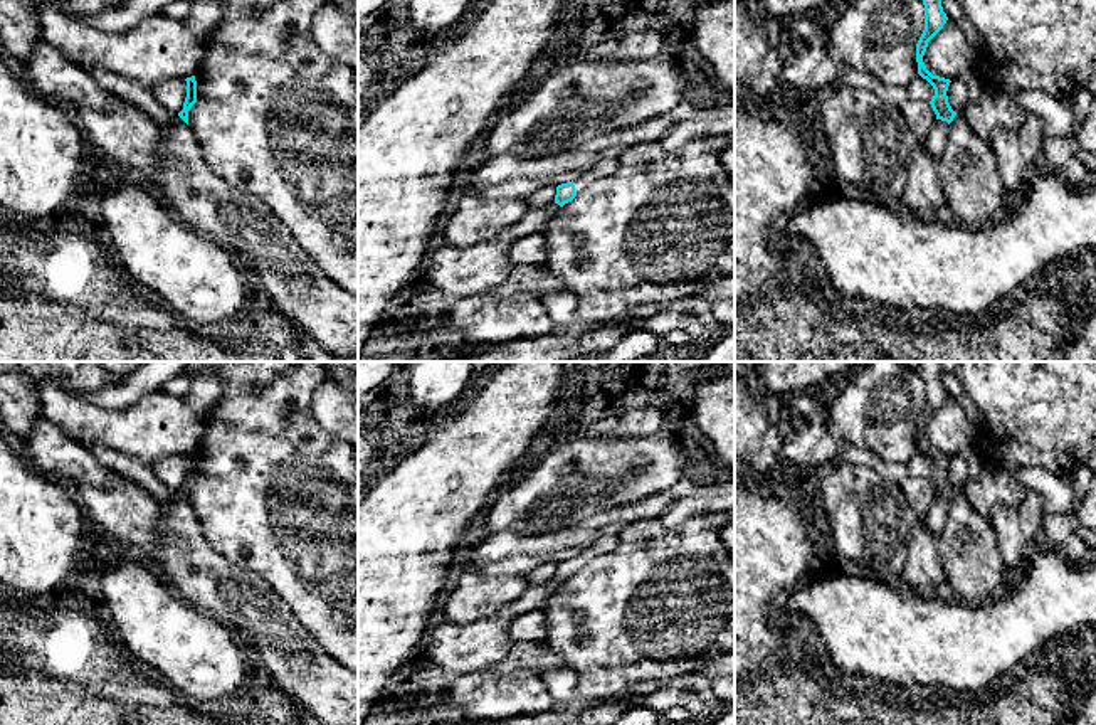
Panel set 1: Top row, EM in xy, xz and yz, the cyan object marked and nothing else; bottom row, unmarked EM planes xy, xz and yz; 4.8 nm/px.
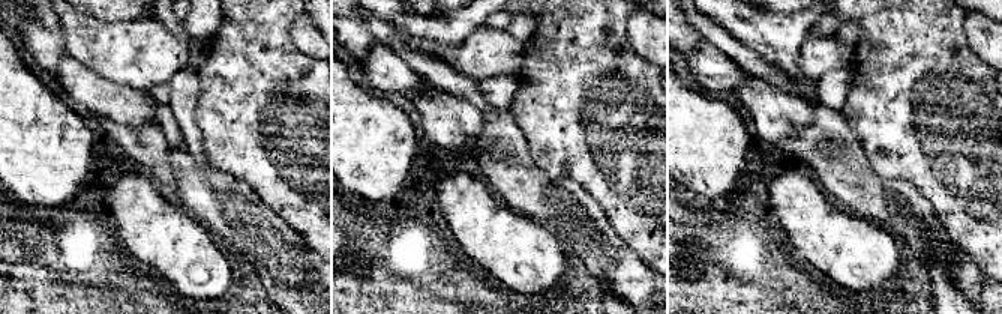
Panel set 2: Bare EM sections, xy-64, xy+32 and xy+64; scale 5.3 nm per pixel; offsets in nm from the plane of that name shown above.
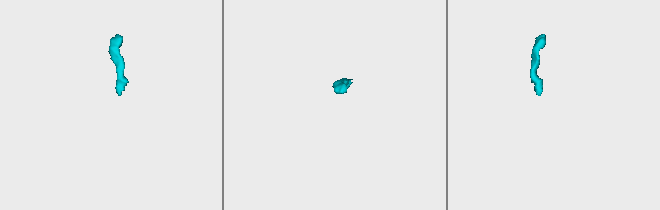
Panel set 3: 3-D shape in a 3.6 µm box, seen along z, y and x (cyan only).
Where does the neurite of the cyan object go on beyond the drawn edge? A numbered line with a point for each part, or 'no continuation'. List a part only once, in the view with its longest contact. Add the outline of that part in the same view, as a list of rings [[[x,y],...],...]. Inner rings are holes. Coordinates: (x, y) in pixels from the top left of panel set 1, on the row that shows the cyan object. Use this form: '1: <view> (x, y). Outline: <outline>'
1: xz (604, 167). Outline: [[[602,158],[593,163],[588,170],[582,172],[577,180],[573,180],[575,193],[578,195],[583,188],[593,182],[612,175],[619,167],[619,158]]]

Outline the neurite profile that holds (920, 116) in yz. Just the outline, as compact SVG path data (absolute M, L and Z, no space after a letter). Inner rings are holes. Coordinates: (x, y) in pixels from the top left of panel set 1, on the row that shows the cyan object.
M906 99L899 106L901 114L904 116L911 133L925 141L936 121L936 114L930 103Z

